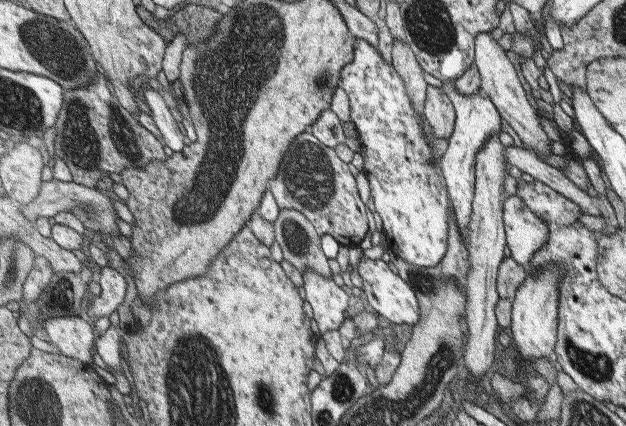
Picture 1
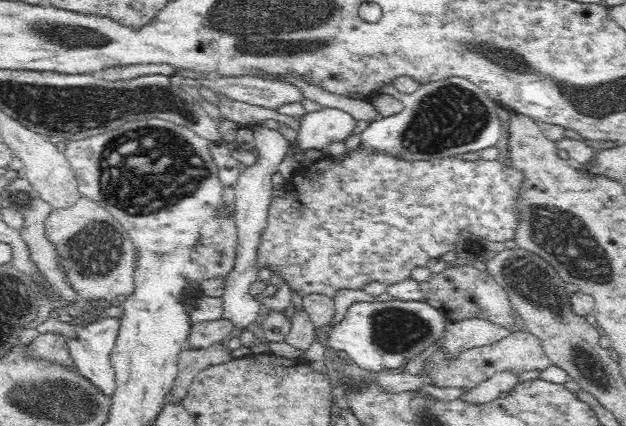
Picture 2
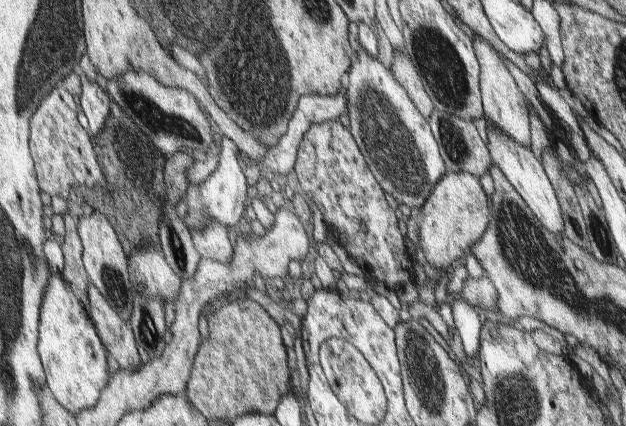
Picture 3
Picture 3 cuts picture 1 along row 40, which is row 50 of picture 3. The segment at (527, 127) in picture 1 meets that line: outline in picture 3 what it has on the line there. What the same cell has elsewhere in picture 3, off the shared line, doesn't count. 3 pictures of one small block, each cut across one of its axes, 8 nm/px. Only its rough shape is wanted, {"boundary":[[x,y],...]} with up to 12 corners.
{"boundary":[[472,37],[487,124],[529,147],[529,109],[499,54]]}

